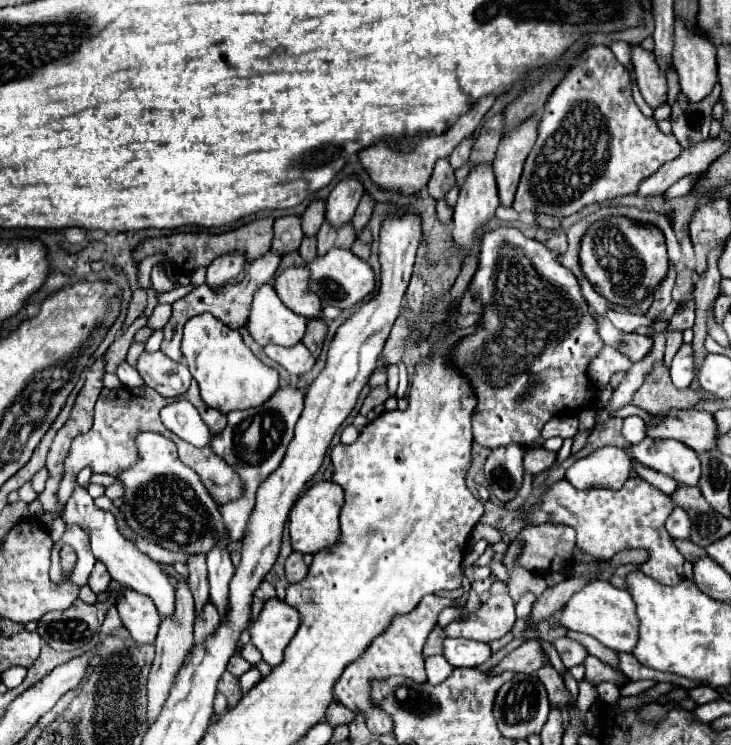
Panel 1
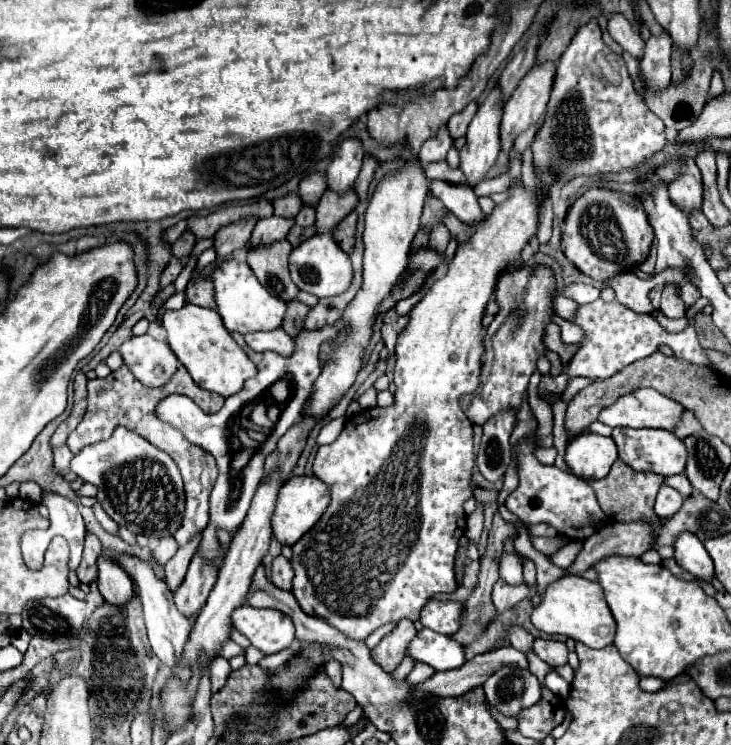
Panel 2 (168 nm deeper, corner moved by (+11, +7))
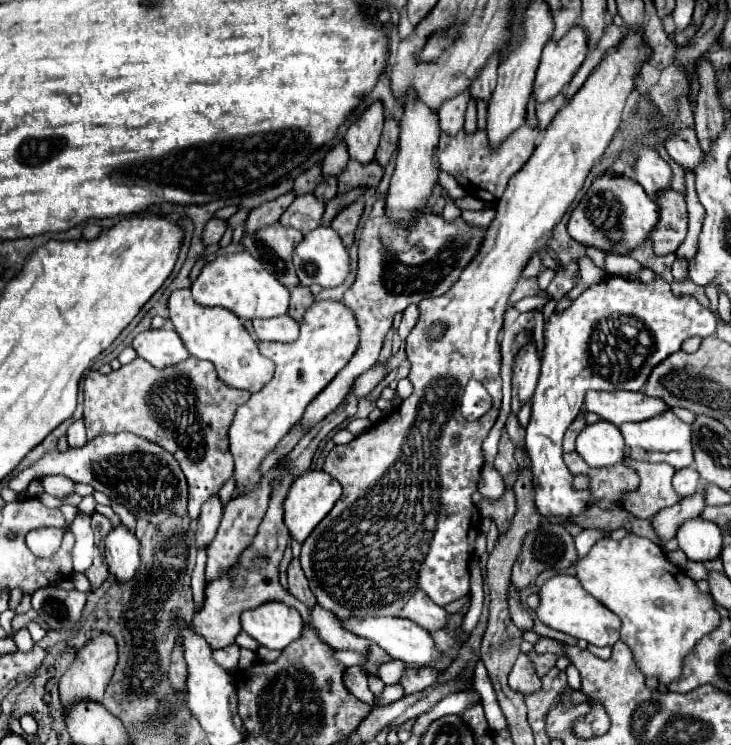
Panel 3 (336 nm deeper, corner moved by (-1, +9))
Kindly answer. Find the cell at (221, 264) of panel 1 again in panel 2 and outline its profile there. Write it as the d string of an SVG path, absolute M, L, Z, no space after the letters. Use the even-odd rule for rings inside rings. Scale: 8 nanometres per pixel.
M246 218L246 220L232 224L232 226L220 228L214 236L214 248L218 252L218 258L228 258L236 250L244 248L252 236L256 222L258 222L256 218Z

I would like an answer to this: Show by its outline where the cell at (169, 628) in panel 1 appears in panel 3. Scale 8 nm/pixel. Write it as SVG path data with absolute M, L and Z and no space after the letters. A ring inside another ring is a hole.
M218 496L208 500L208 504L204 504L198 526L196 526L196 548L198 550L206 548L214 540L218 526L220 526L220 520L222 520L222 510L224 508L222 508Z

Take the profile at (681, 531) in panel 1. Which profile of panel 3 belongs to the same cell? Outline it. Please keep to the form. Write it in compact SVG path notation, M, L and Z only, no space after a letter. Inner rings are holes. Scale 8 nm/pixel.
M684 468L684 470L676 472L674 480L672 480L672 486L674 486L676 494L682 496L682 498L692 496L698 490L700 484L702 484L702 480L700 480L700 476L696 476L694 468Z

